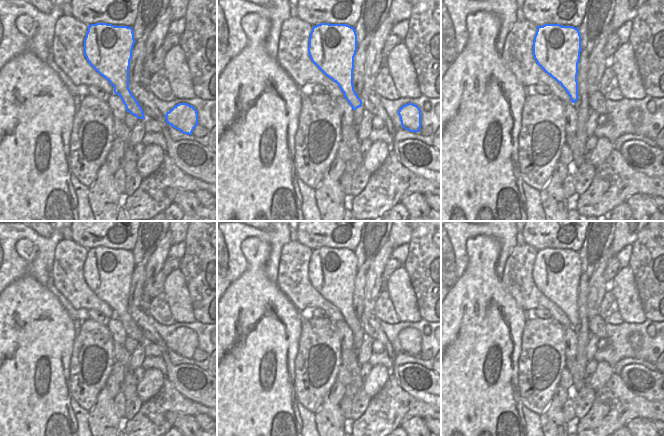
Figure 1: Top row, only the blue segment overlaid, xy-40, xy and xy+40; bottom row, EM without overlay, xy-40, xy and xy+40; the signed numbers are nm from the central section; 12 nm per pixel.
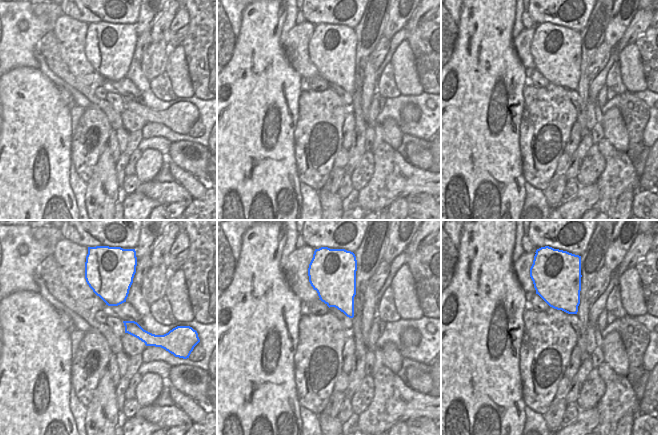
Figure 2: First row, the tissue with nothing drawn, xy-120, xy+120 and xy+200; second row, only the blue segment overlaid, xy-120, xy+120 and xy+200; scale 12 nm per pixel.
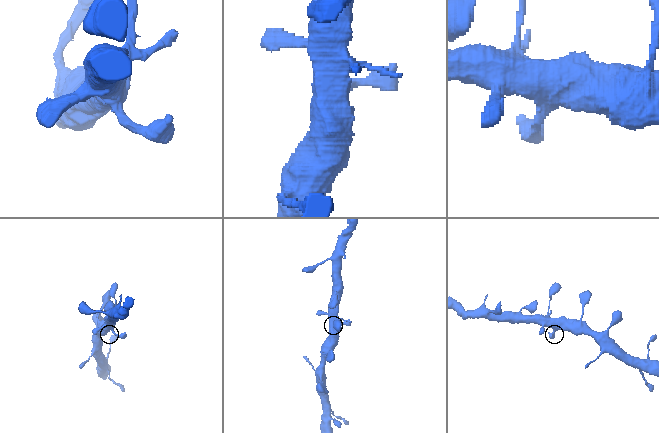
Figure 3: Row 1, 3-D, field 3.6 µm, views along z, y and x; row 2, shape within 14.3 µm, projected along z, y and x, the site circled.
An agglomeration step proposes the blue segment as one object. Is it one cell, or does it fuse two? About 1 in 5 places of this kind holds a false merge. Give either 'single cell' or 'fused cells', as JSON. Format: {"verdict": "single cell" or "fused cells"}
{"verdict": "single cell"}

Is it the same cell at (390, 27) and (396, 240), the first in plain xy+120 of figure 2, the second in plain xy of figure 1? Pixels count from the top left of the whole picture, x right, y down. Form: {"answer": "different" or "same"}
{"answer": "same"}

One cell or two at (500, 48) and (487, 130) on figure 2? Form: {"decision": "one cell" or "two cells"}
{"decision": "one cell"}

